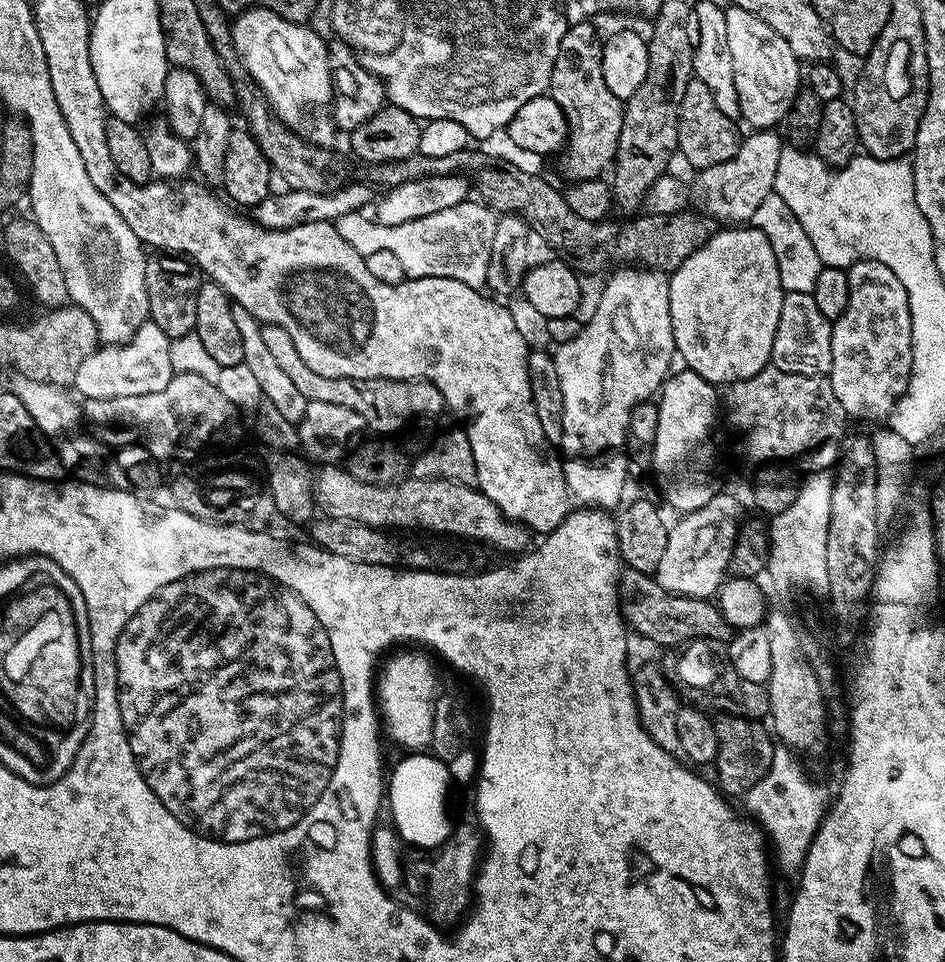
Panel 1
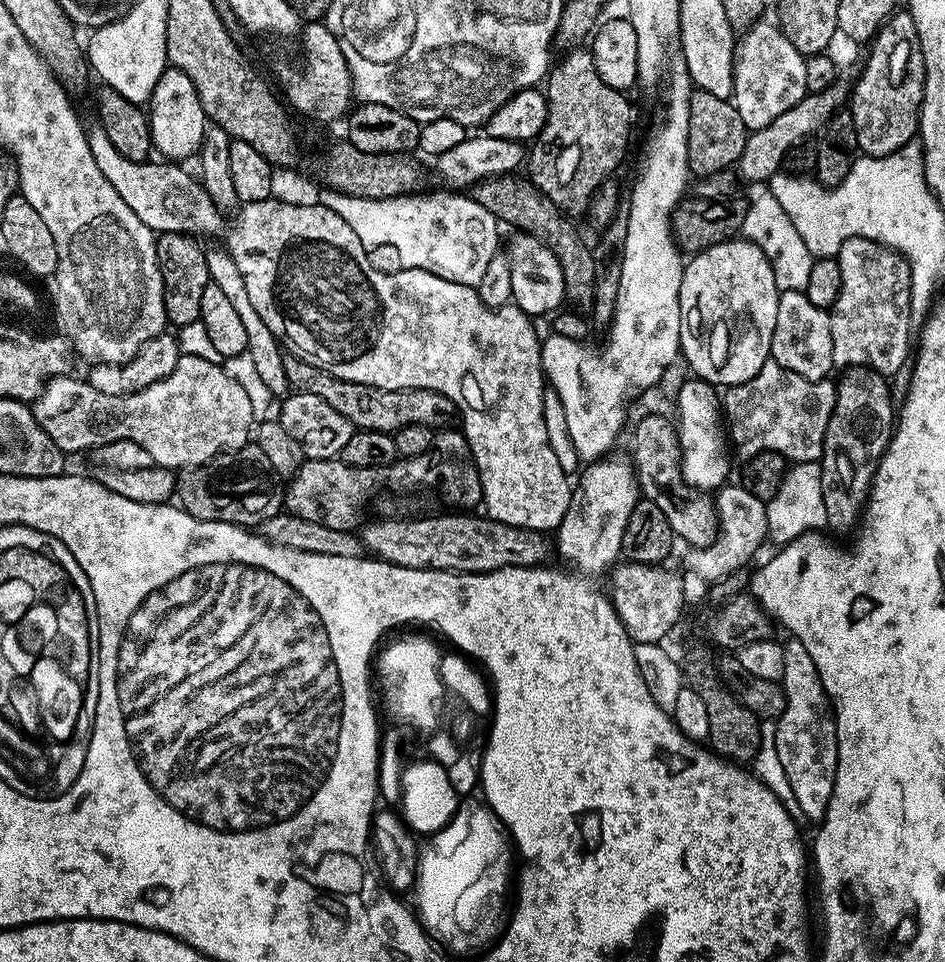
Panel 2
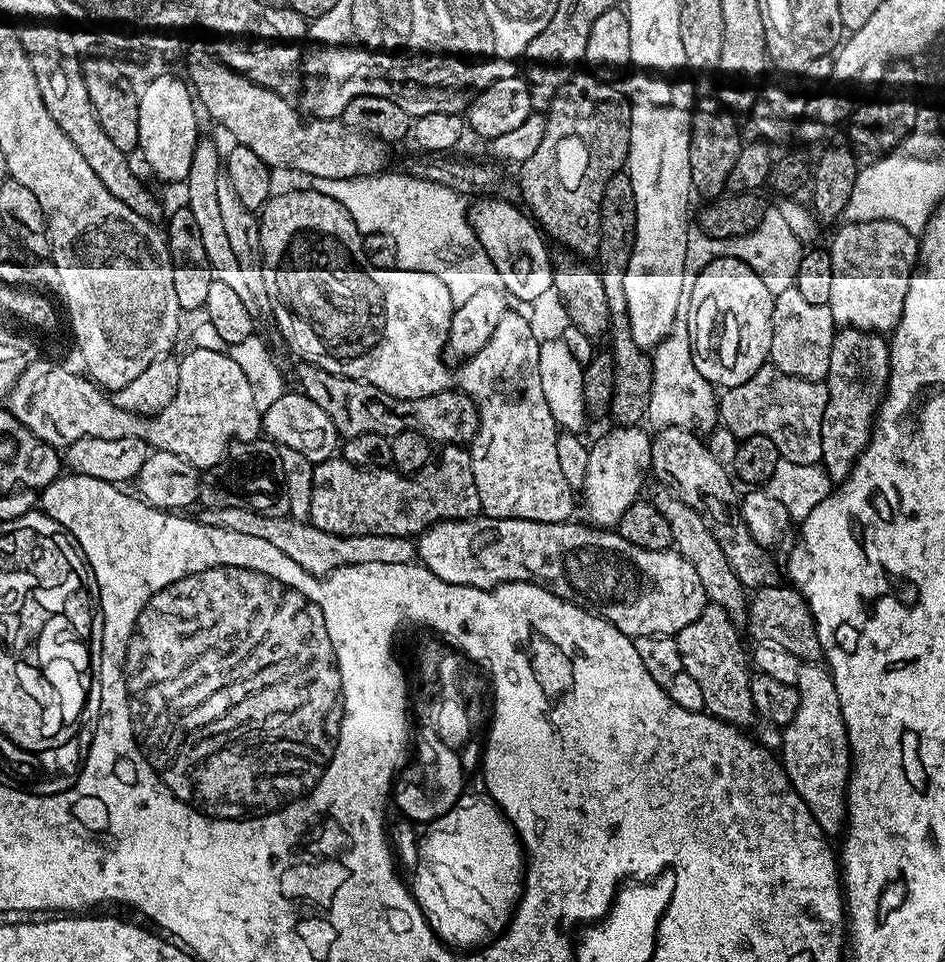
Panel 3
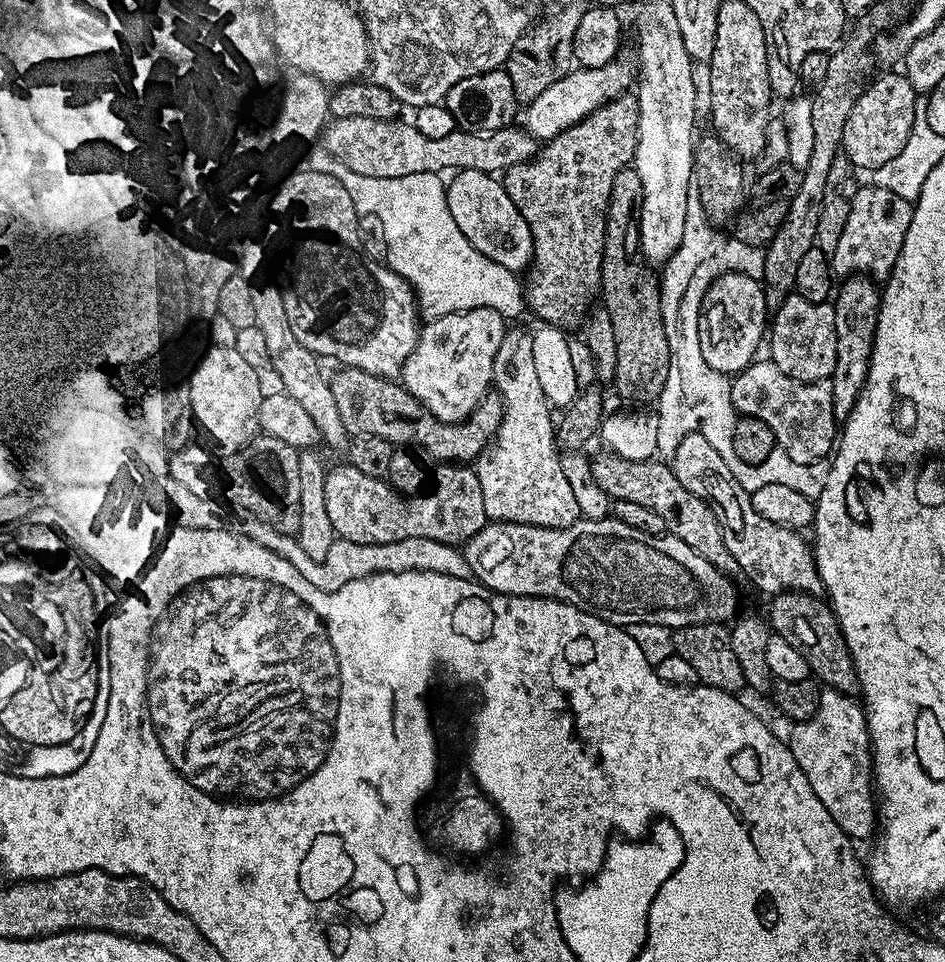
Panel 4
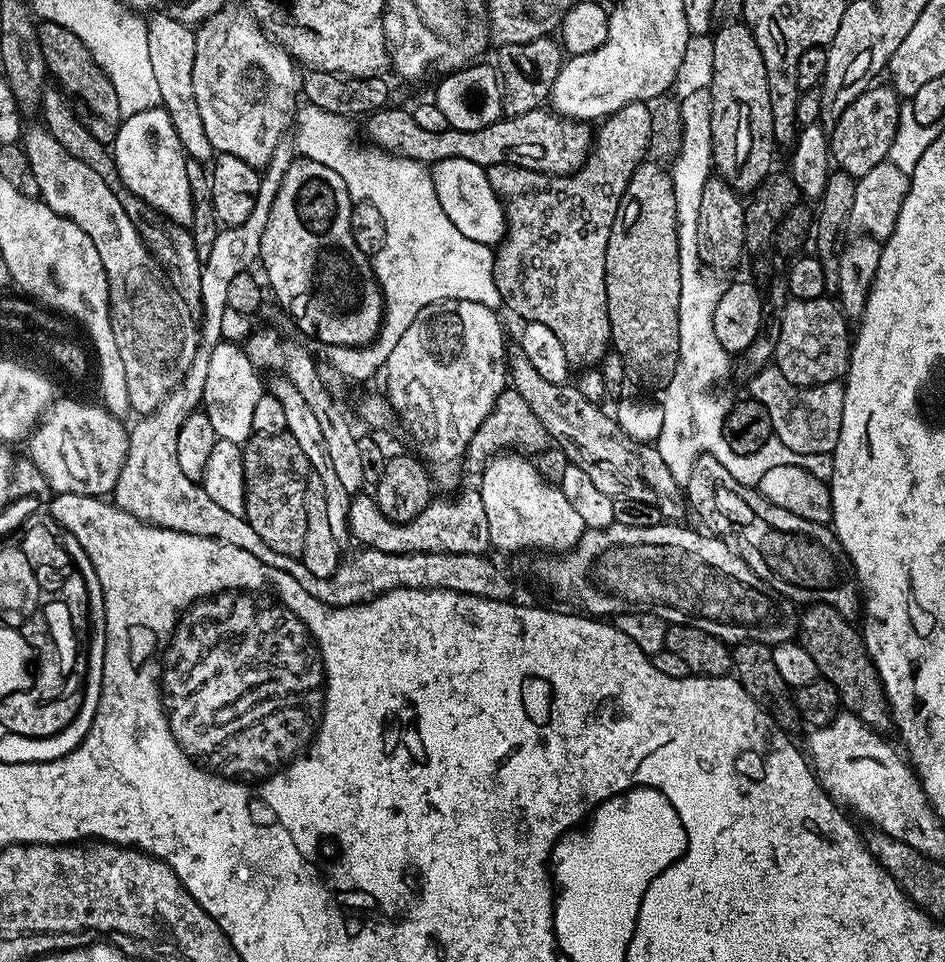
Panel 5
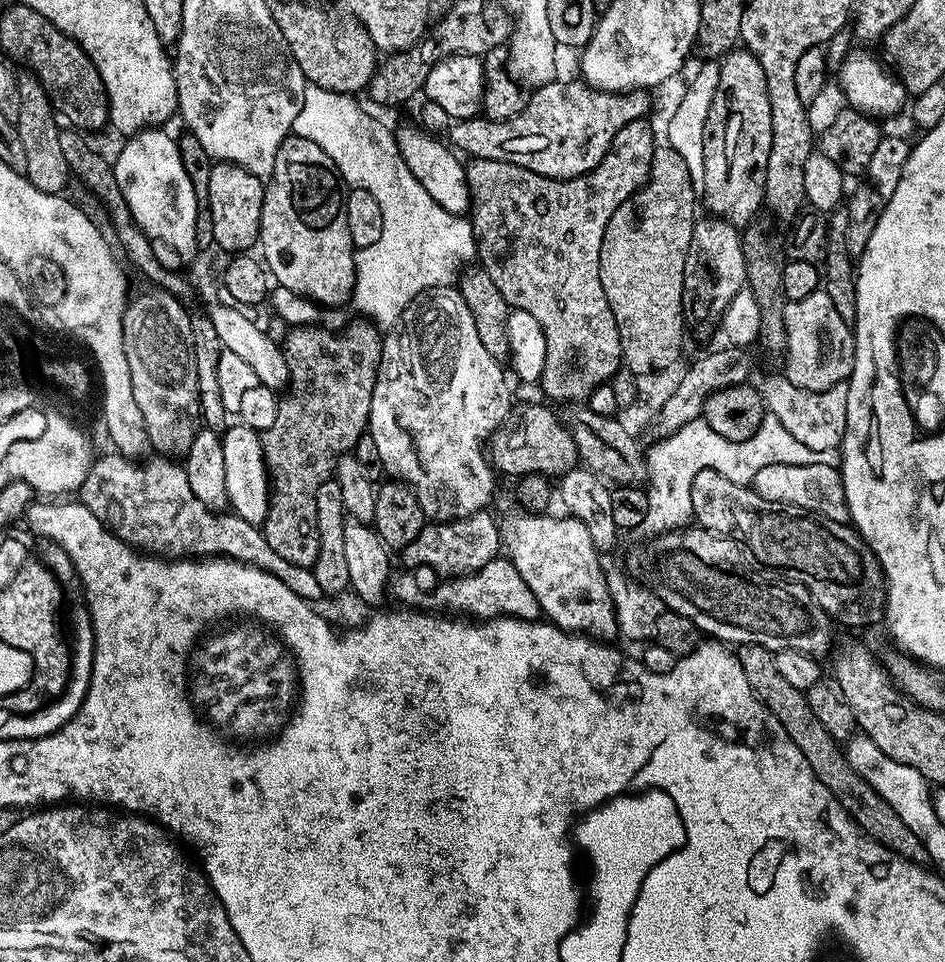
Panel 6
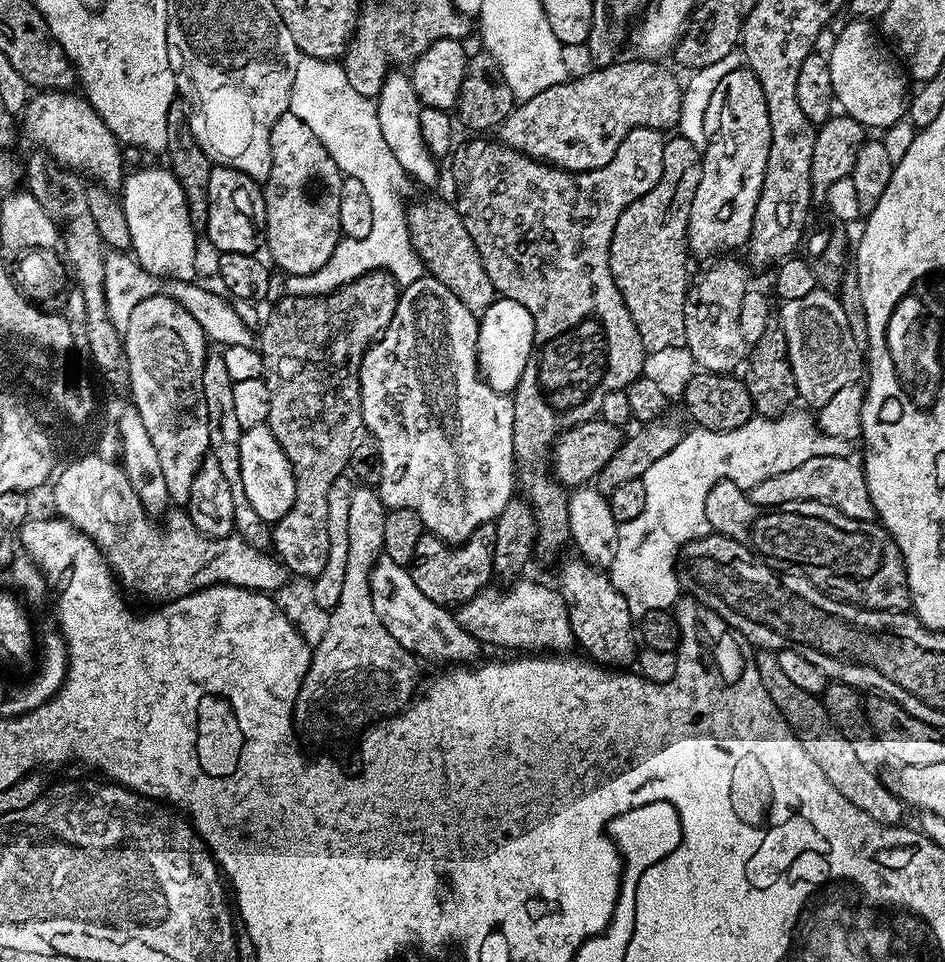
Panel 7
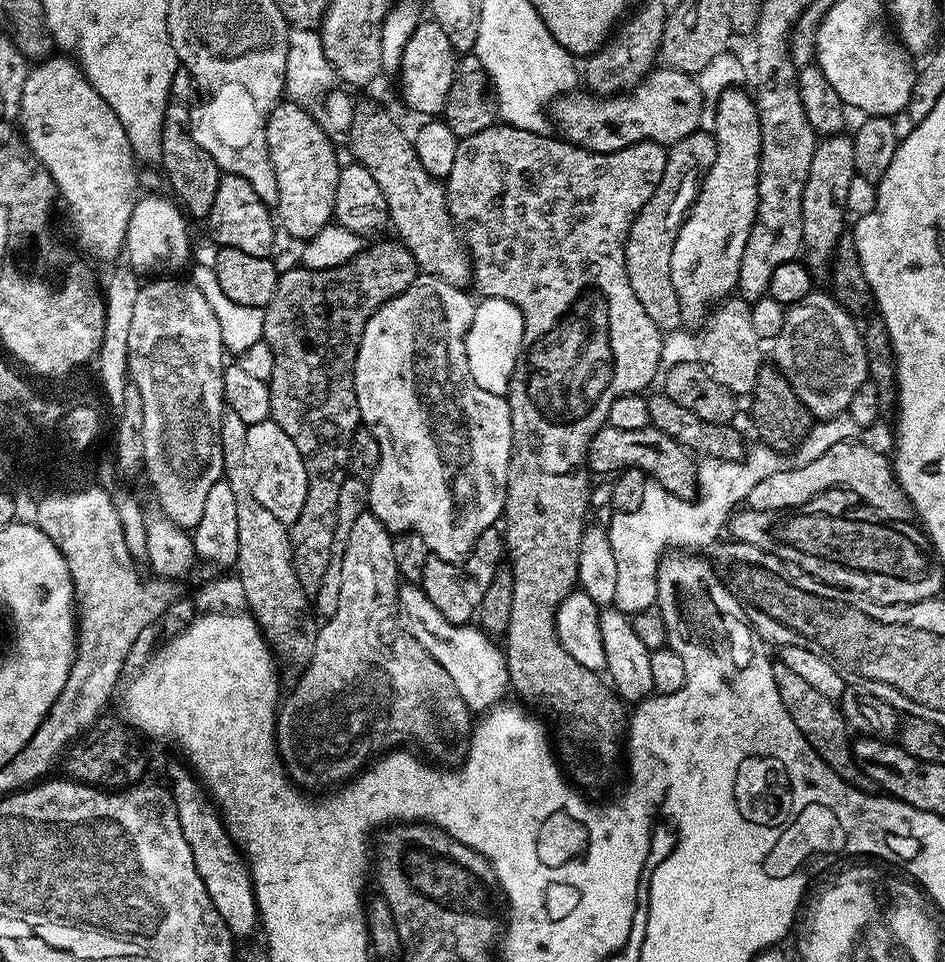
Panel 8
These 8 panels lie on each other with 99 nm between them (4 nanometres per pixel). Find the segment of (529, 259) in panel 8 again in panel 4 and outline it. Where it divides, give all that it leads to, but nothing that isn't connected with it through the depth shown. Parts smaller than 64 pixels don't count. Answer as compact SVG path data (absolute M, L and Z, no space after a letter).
M623 94L606 102L588 117L547 141L531 160L510 166L502 174L502 183L514 206L521 212L533 235L533 256L522 284L527 307L548 326L569 330L581 323L600 292L600 271L604 257L604 235L610 223L608 203L612 187L624 167L636 158L638 142L638 95Z

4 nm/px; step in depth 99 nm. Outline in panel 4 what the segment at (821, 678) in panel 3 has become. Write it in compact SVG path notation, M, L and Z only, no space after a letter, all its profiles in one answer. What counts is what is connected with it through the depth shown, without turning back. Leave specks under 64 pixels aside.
M835 690L821 691L816 712L792 728L790 739L792 753L802 774L806 774L806 782L810 782L810 790L846 833L853 831L852 816L864 812L864 768L872 768L868 718L865 709L852 698Z

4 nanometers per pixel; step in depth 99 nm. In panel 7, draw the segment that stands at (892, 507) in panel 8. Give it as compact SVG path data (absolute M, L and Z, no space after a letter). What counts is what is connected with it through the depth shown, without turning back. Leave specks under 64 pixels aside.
M820 455L810 457L800 466L784 474L765 478L747 491L749 500L759 508L776 508L779 504L795 500L823 500L838 502L842 514L855 520L872 520L876 516L876 508L870 498L870 490L866 486L864 469L855 459L836 455Z

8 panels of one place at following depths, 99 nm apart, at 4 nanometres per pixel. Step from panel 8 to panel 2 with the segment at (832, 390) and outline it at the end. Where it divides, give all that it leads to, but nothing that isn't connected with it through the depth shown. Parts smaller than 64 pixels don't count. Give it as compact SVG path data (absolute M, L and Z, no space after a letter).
M804 291L781 292L772 339L771 359L774 363L807 380L822 380L829 375L836 348L837 341L832 339L831 315L825 309L814 306Z

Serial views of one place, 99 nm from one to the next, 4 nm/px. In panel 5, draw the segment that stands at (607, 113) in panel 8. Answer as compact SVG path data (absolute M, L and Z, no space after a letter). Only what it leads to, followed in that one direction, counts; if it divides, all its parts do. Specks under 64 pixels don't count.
M385 106L369 115L368 132L373 136L379 147L398 156L408 156L411 160L421 162L435 162L448 158L464 158L469 162L491 166L494 164L517 164L519 168L529 168L535 172L547 172L549 174L567 174L576 171L584 164L594 139L594 132L587 123L577 119L557 115L556 112L541 106L530 110L526 114L517 116L504 116L495 120L490 126L482 130L458 130L457 128L443 128L440 132L434 130L422 130L418 122L414 122L411 111L405 108L392 108Z

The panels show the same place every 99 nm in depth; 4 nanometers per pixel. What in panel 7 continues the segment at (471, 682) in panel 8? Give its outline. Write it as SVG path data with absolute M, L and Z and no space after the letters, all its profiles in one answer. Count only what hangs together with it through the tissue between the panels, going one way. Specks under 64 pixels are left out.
M381 555L376 560L376 564L371 570L371 605L378 615L378 620L382 626L386 627L390 636L399 645L402 645L408 652L416 655L419 659L428 658L430 660L460 660L456 662L466 662L468 658L474 657L480 650L480 643L472 635L460 626L455 615L443 605L434 603L418 589L415 576L411 571L400 563L394 562L389 556Z

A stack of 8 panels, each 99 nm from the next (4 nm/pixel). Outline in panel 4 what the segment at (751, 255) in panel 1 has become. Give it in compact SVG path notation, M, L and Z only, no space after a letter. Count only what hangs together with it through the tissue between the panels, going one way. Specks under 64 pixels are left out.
M727 272L712 285L704 298L700 315L702 357L707 366L725 374L735 374L757 359L760 339L765 339L770 311L766 306L761 281L746 274Z

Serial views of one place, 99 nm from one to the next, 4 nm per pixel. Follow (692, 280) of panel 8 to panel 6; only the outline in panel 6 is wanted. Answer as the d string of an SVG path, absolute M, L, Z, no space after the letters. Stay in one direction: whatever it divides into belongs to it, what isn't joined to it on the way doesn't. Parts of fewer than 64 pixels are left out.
M737 46L724 53L719 66L718 88L705 122L702 204L704 200L711 215L743 226L764 204L764 183L772 145L770 98L766 90L766 74L762 74L758 58L754 58L747 48Z

